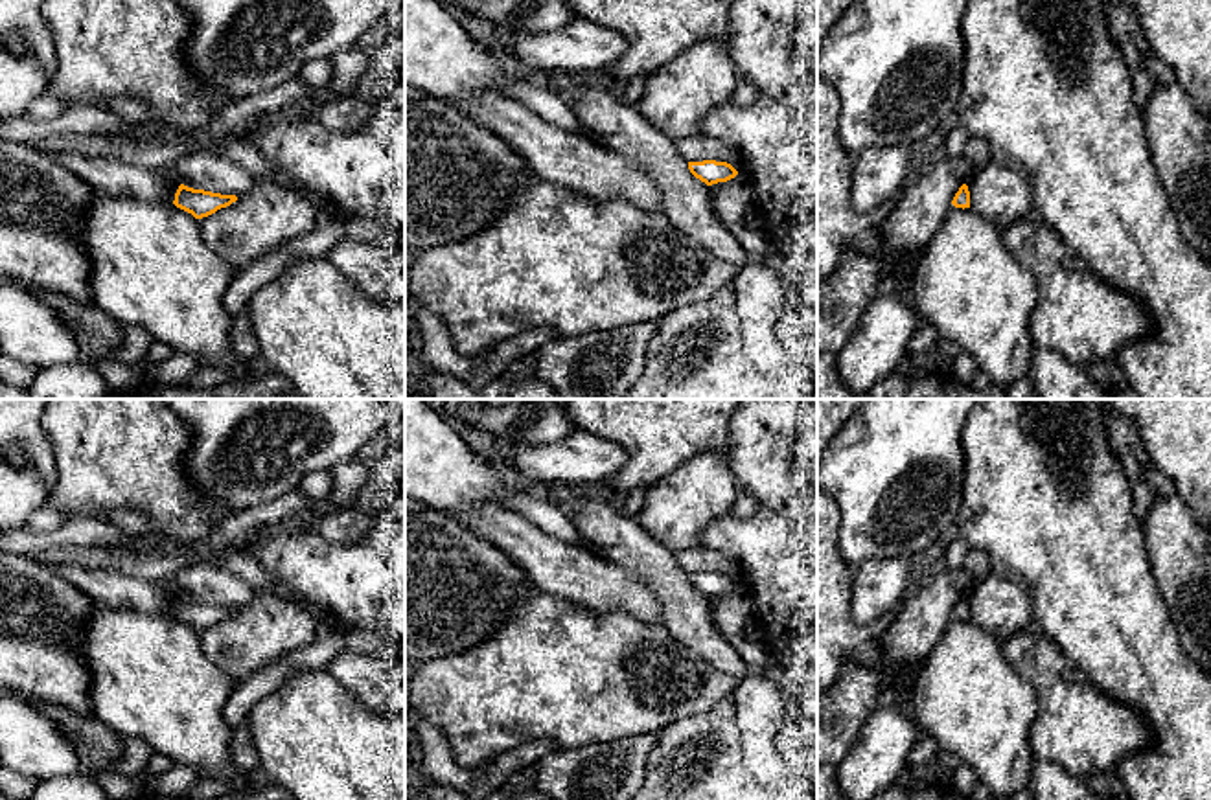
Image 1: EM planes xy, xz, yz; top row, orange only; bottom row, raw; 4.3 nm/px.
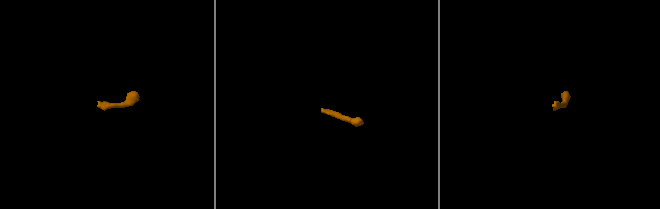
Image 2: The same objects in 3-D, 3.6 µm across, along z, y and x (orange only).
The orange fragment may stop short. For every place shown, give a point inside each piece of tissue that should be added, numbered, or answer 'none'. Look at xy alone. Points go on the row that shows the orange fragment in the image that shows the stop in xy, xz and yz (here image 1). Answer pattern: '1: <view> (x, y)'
none

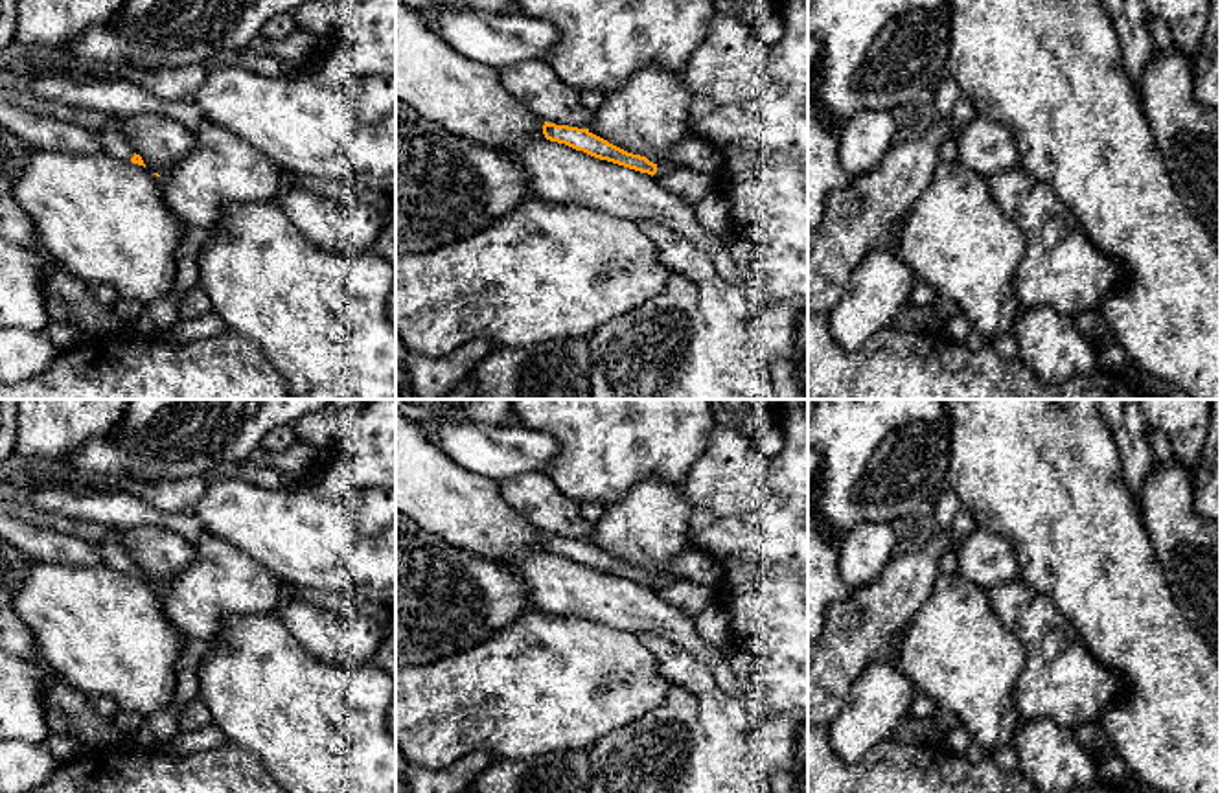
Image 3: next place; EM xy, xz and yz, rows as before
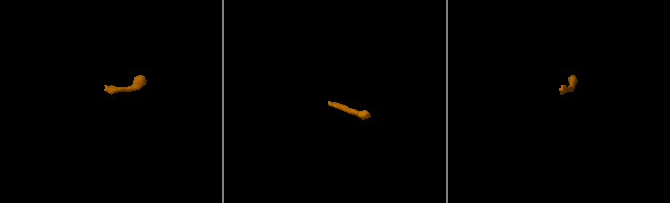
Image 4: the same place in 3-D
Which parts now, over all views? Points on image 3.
1: xy (113, 142)

